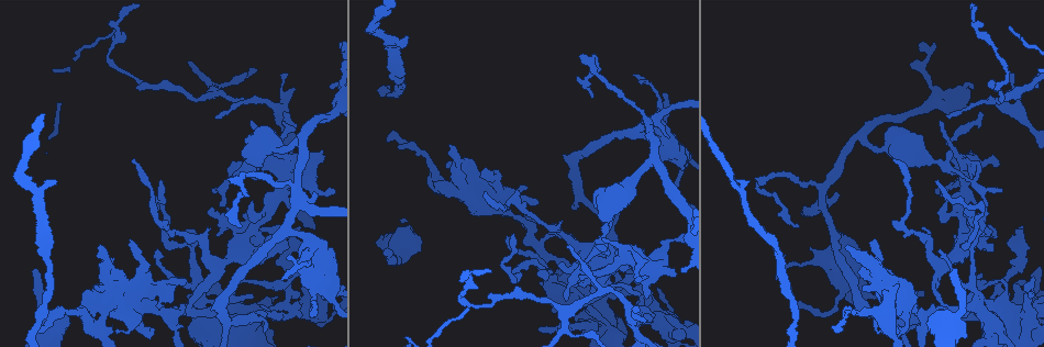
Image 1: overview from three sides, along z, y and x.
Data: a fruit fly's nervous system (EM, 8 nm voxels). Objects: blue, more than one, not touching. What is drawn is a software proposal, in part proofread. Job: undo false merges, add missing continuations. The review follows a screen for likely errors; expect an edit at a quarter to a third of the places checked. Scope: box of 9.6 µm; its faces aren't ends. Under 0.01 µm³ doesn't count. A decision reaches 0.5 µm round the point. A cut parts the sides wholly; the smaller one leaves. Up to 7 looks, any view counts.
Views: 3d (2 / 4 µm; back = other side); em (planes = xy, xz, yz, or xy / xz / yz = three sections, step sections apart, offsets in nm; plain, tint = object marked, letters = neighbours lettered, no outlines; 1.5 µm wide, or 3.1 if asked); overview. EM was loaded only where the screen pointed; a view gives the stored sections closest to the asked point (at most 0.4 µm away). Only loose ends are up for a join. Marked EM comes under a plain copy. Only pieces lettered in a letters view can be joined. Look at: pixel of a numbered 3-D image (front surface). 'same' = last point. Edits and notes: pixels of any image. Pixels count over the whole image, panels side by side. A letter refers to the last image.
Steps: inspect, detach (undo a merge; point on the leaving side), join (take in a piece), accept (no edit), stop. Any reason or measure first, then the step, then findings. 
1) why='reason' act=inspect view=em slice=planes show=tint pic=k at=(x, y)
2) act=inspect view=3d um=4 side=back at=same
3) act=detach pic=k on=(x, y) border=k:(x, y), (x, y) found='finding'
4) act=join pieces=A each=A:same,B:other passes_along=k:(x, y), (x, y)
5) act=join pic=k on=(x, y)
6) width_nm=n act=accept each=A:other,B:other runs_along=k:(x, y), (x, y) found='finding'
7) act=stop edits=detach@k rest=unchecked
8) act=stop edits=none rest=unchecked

why='an open end' act=inspect view=em slice=planes show=letters pic=1 at=(674, 276)

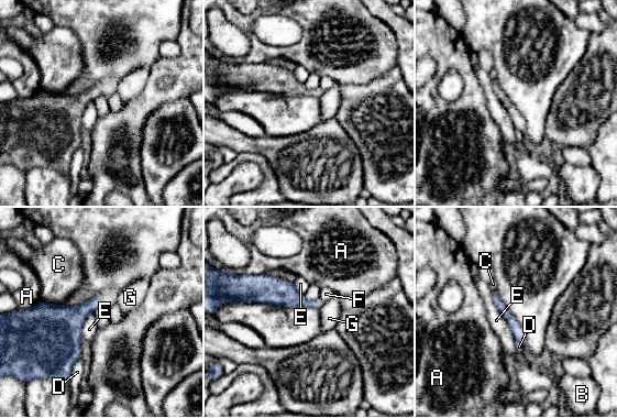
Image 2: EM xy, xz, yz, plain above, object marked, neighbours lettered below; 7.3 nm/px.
act=accept each=A:other,B:other,C:other,D:other,E:other,F:other,G:other found='none of them fits'

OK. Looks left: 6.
why='three-way junction' act=inspect view=em slice=planes show=tint pic=1 at=(991, 99)

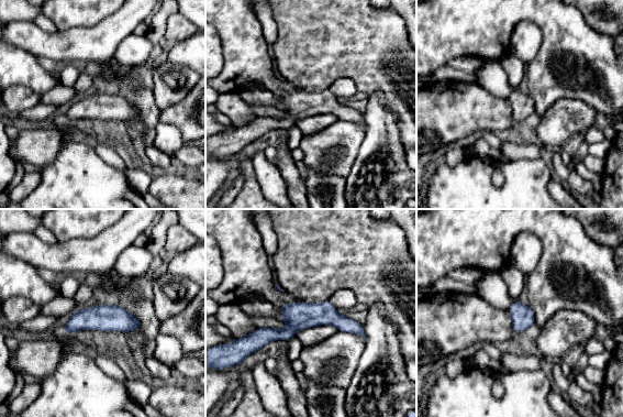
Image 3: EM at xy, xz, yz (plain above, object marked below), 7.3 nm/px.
why='see the neighbours' act=inspect view=em slice=planes show=letters at=same

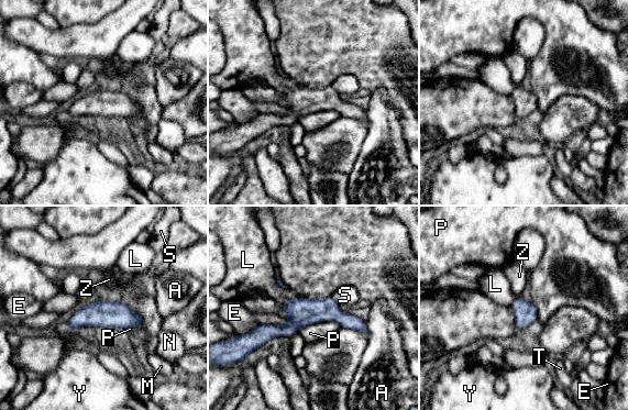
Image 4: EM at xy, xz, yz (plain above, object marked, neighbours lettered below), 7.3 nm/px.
act=accept each=A:other,E:other,L:other,M:other,N:other,P:other,S:other,T:other,Y:other,Z:other border=4:(340, 325), (320, 321), (296, 332) found='one cell here'

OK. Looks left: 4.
act=inspect view=em slice=planes show=letters pic=1 at=(757, 183)

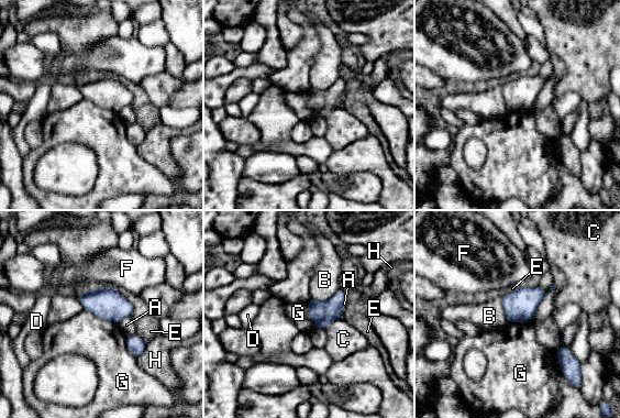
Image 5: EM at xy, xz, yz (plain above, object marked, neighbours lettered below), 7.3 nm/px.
width_nm=160 act=accept each=A:other,B:other,C:other,D:other,E:other,F:other,G:other,H:other border=5:(340, 287), (328, 299), (311, 298) found='continuous, no second cell'

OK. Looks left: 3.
act=stop edits=none rest=unchecked

